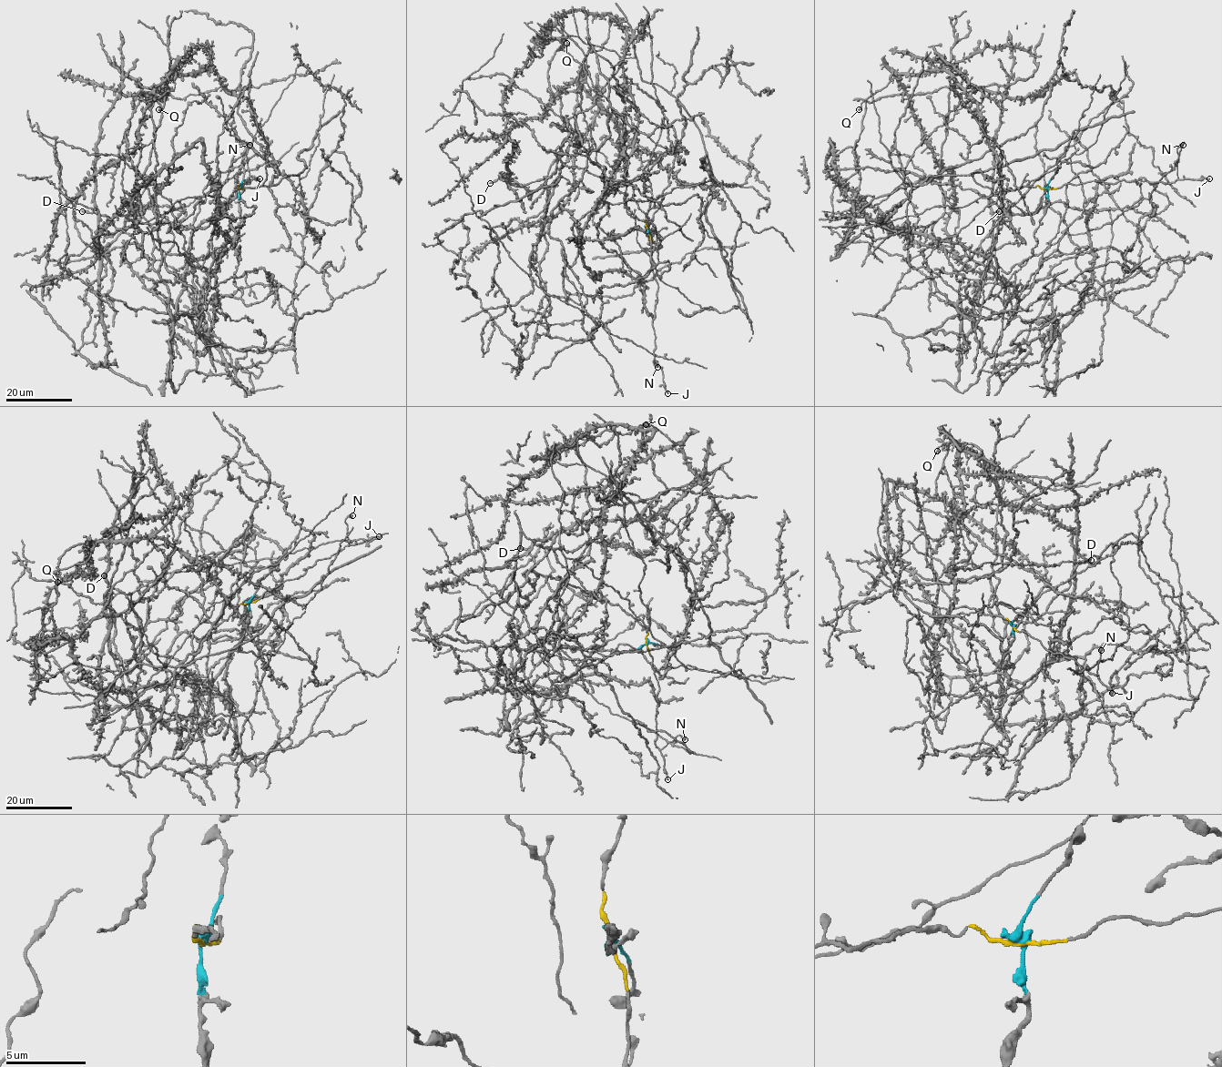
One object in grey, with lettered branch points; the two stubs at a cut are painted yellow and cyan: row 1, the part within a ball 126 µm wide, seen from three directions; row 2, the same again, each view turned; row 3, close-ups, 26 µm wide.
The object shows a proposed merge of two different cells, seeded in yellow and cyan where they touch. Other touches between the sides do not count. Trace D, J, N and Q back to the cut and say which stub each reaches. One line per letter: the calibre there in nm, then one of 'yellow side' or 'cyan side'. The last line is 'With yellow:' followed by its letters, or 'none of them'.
D: 220 nm | cyan side
J: 260 nm | yellow side
N: 550 nm | yellow side
Q: 400 nm | cyan side
With yellow: J, N

